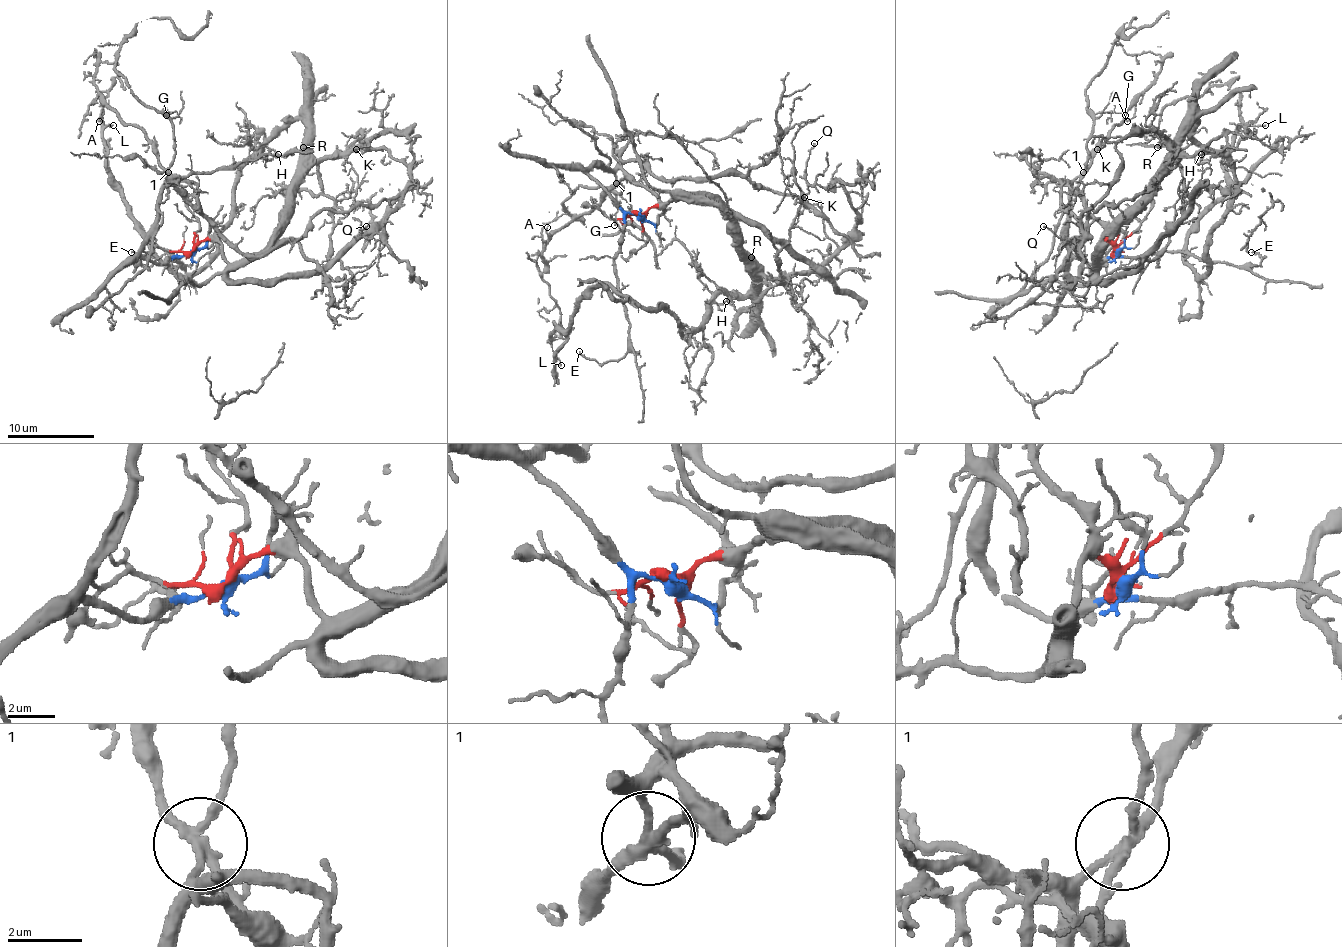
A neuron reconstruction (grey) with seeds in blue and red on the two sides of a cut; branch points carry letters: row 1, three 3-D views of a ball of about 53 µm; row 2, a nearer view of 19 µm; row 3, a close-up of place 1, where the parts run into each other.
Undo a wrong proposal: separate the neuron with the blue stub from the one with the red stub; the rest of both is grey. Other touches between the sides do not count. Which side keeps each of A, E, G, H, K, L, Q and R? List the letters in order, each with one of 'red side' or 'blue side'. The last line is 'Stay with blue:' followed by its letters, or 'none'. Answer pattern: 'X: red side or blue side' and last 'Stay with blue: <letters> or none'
A: red side
E: blue side
G: blue side
H: red side
K: red side
L: red side
Q: red side
R: red side
Stay with blue: E, G

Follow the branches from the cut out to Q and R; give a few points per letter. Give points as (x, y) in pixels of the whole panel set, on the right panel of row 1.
Q: (1115, 250), (1100, 263), (1176, 157), (1150, 131), (1118, 144), (1085, 237), (1044, 226)
R: (1115, 250), (1107, 240), (1100, 263), (1100, 248), (1118, 220), (1142, 196), (1170, 150), (1168, 146), (1157, 148)

